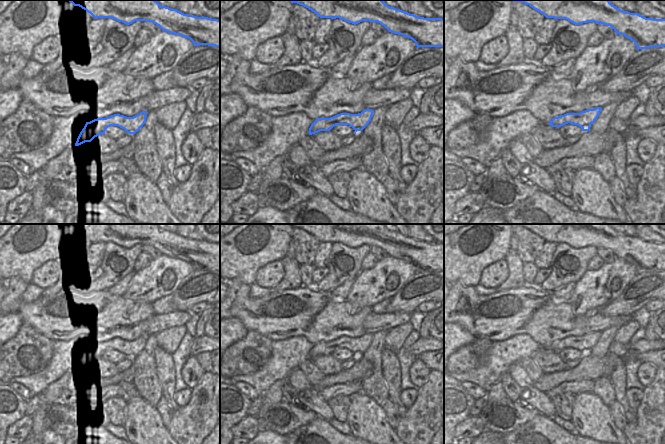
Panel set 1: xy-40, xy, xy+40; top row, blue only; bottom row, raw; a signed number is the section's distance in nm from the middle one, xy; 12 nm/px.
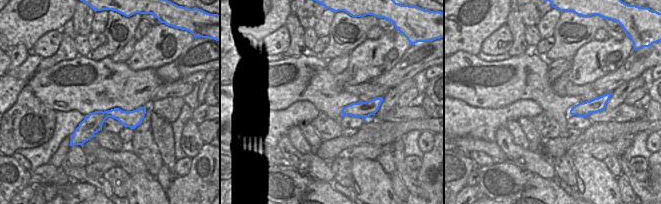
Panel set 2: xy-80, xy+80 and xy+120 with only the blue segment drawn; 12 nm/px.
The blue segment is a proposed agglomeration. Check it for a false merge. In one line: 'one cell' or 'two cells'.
two cells

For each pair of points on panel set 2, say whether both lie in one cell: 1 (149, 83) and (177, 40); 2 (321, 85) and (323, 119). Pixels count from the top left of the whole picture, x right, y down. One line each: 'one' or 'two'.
1: two
2: two

